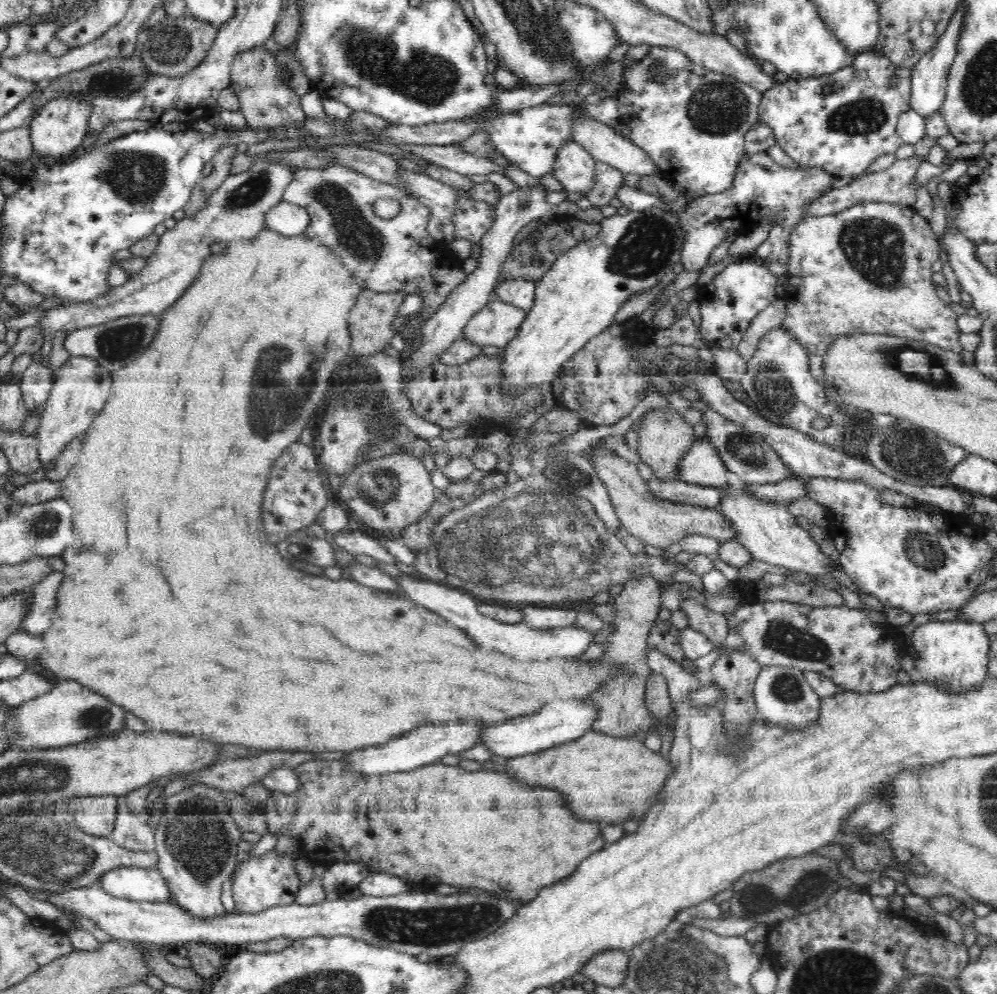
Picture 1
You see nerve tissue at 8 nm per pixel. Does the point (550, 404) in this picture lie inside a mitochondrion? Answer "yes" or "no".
no

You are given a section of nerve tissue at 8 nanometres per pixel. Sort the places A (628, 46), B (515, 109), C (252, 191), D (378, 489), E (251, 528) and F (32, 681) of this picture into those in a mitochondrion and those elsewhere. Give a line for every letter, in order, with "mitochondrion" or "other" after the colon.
A: other
B: other
C: mitochondrion
D: mitochondrion
E: other
F: other

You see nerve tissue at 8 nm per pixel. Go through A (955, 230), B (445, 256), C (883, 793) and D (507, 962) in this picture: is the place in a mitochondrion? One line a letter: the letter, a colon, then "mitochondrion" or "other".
A: other
B: other
C: other
D: other

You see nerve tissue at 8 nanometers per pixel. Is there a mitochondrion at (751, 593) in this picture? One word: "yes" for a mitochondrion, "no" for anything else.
no

